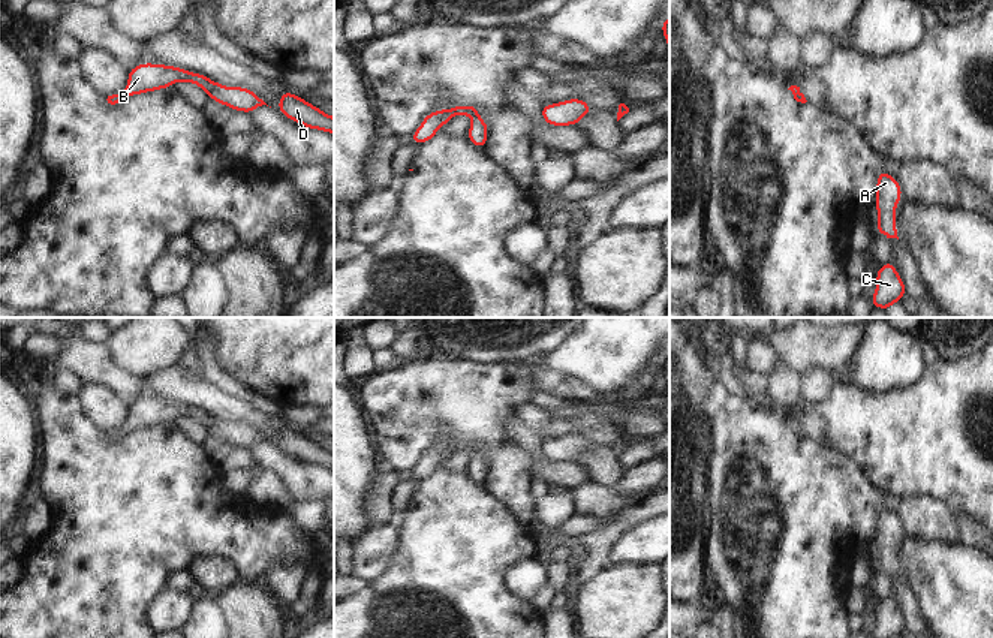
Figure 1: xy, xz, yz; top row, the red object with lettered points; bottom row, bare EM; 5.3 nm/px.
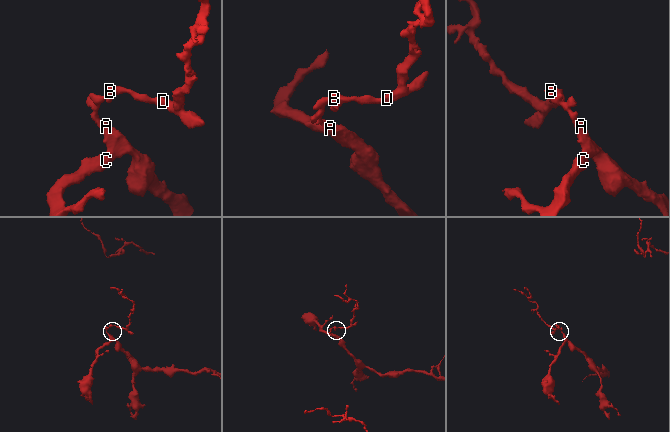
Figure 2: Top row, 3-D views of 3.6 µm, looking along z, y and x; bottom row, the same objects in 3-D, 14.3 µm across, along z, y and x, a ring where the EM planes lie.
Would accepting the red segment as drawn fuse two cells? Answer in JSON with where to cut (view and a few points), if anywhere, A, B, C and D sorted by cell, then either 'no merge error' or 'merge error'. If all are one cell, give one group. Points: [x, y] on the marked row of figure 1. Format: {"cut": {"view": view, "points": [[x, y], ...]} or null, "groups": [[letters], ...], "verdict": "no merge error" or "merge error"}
{"cut": null, "groups": [["A", "B", "C", "D"]], "verdict": "no merge error"}

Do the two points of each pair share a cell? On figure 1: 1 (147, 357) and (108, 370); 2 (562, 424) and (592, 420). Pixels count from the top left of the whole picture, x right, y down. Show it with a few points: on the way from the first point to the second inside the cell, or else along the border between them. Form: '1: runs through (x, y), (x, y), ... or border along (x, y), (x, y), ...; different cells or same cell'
1: border along (107, 343), (114, 360), (123, 369), (146, 378); different cells
2: runs through (569, 424), (584, 420); same cell

